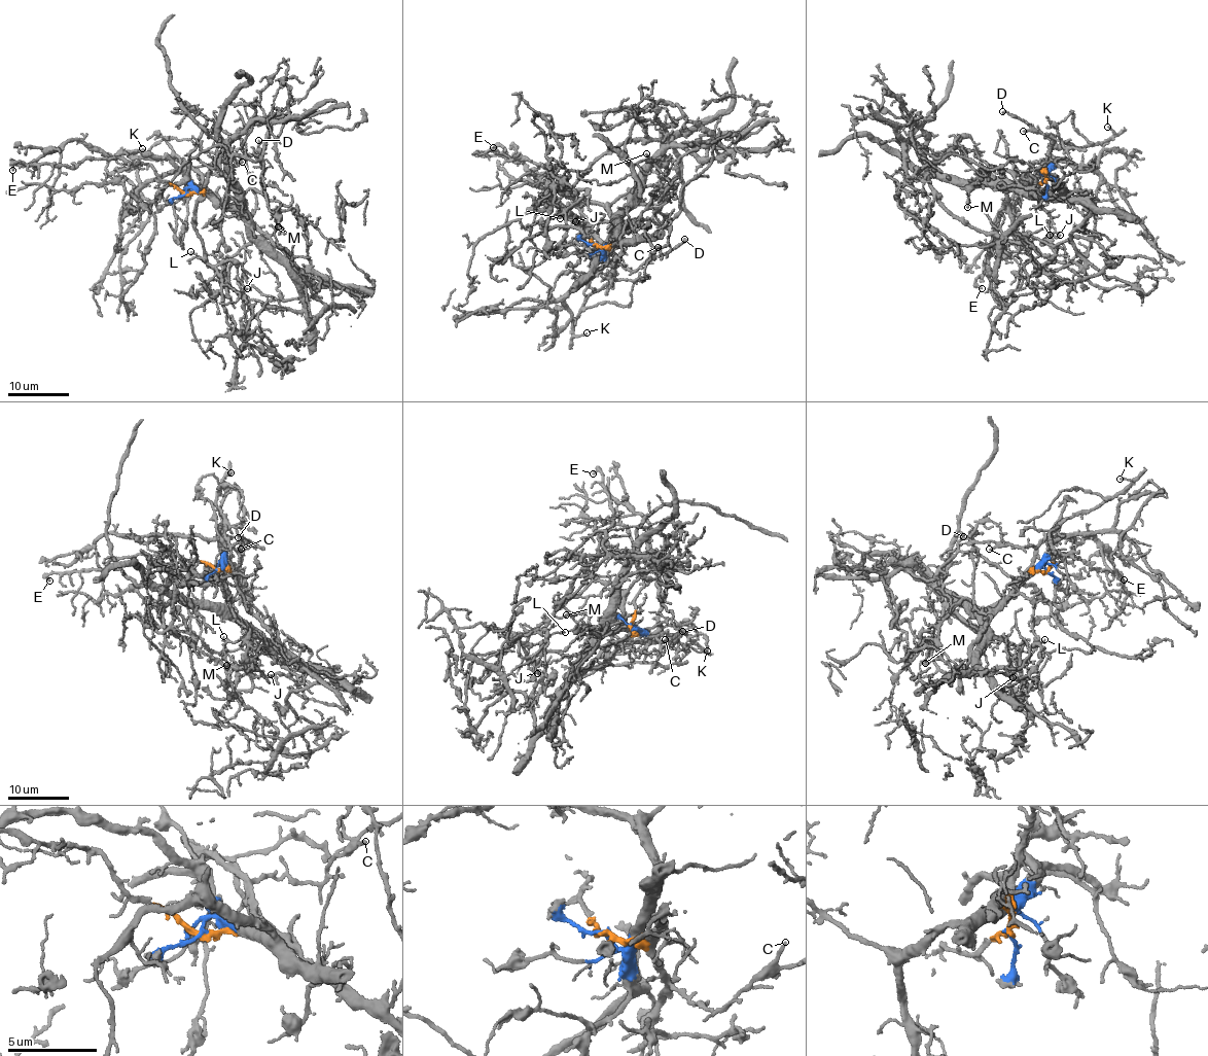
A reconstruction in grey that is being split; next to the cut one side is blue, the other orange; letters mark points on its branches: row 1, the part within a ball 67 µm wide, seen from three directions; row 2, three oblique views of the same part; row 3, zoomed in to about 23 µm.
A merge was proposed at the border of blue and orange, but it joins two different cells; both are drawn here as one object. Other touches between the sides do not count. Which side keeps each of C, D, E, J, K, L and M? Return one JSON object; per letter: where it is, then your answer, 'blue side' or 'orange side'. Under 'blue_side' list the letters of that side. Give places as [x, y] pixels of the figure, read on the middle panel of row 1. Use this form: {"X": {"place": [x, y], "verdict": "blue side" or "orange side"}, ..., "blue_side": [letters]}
{"C": {"place": [658, 247], "verdict": "orange side"}, "D": {"place": [684, 239], "verdict": "orange side"}, "E": {"place": [493, 147], "verdict": "orange side"}, "J": {"place": [575, 221], "verdict": "blue side"}, "K": {"place": [587, 332], "verdict": "orange side"}, "L": {"place": [560, 218], "verdict": "blue side"}, "M": {"place": [646, 153], "verdict": "blue side"}, "blue_side": ["J", "L", "M"]}

